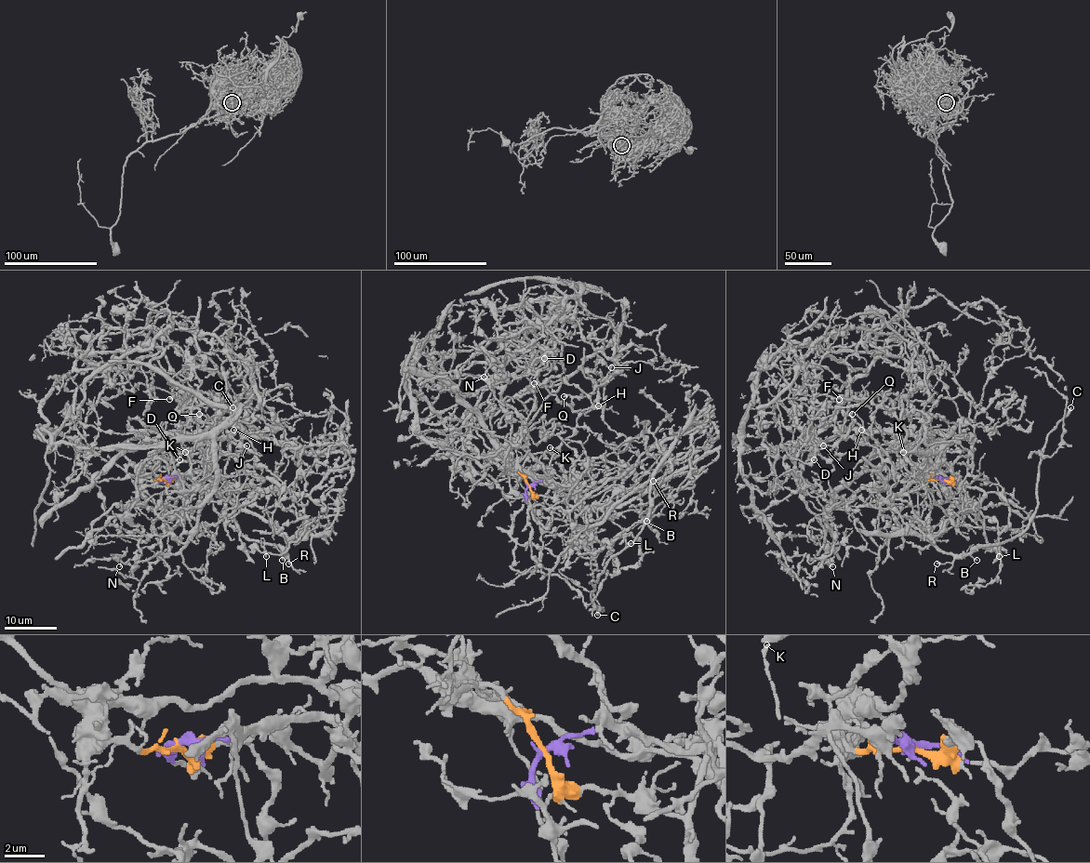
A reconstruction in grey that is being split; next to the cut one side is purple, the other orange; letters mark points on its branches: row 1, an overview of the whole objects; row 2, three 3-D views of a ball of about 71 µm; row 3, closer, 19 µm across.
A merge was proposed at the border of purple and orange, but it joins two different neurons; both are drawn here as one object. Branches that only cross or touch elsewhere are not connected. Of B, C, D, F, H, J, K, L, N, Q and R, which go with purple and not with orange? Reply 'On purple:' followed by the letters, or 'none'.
On purple: D, F, H, J, K, N, Q

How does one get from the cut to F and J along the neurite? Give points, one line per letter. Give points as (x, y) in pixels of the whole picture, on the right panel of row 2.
F: (942, 479), (864, 484), (834, 504), (825, 527), (800, 493), (803, 464), (866, 441), (834, 427), (838, 399)
J: (942, 479), (864, 484), (828, 529), (800, 493), (803, 464), (866, 437), (853, 419), (822, 446)

